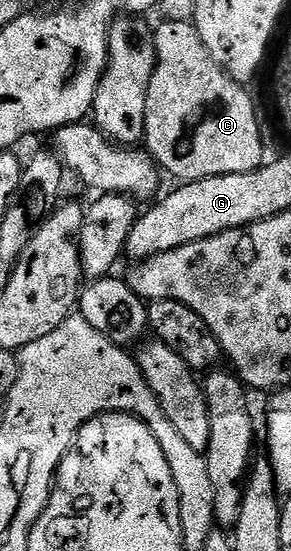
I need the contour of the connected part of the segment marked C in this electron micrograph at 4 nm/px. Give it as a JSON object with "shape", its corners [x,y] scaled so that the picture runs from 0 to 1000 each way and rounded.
{"shape":[[[577,36],[550,38],[550,47],[529,49],[533,58],[533,93],[540,94],[540,109],[526,123],[526,138],[512,145],[512,167],[498,174],[498,232],[491,234],[491,249],[498,252],[498,270],[536,296],[564,310],[574,309],[595,321],[615,323],[619,332],[674,330],[677,327],[704,327],[718,319],[773,319],[777,316],[825,316],[828,312],[869,312],[907,299],[904,287],[904,243],[890,238],[890,214],[876,209],[876,185],[832,163],[825,151],[794,136],[773,132],[763,120],[725,107],[725,98],[704,87],[704,80],[691,73],[691,65],[677,58],[677,51],[653,38],[646,40],[588,40]]]}

